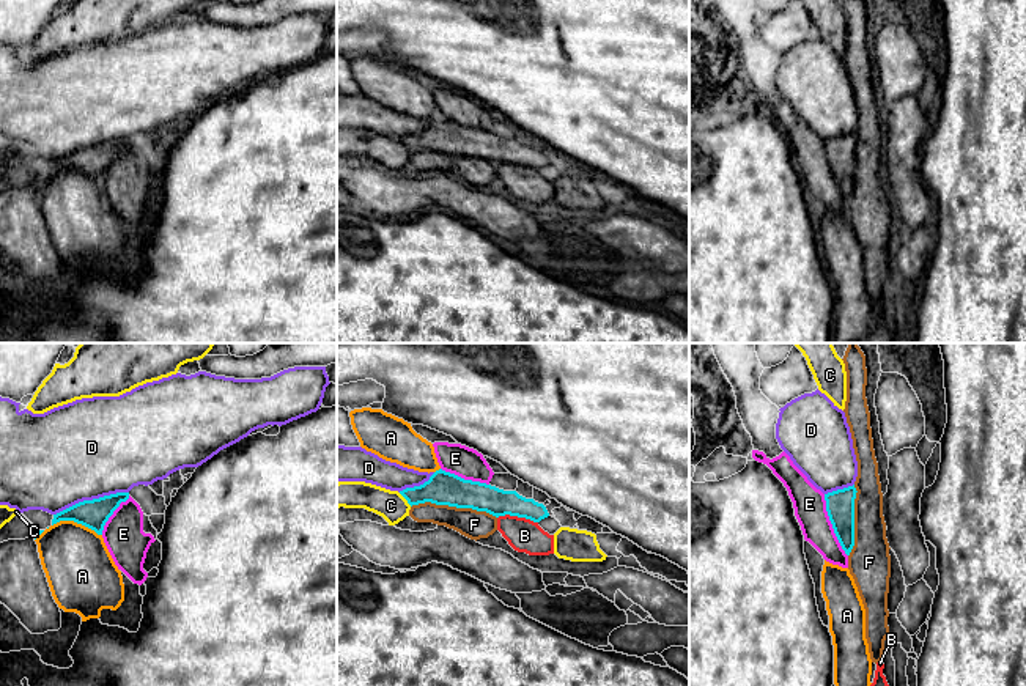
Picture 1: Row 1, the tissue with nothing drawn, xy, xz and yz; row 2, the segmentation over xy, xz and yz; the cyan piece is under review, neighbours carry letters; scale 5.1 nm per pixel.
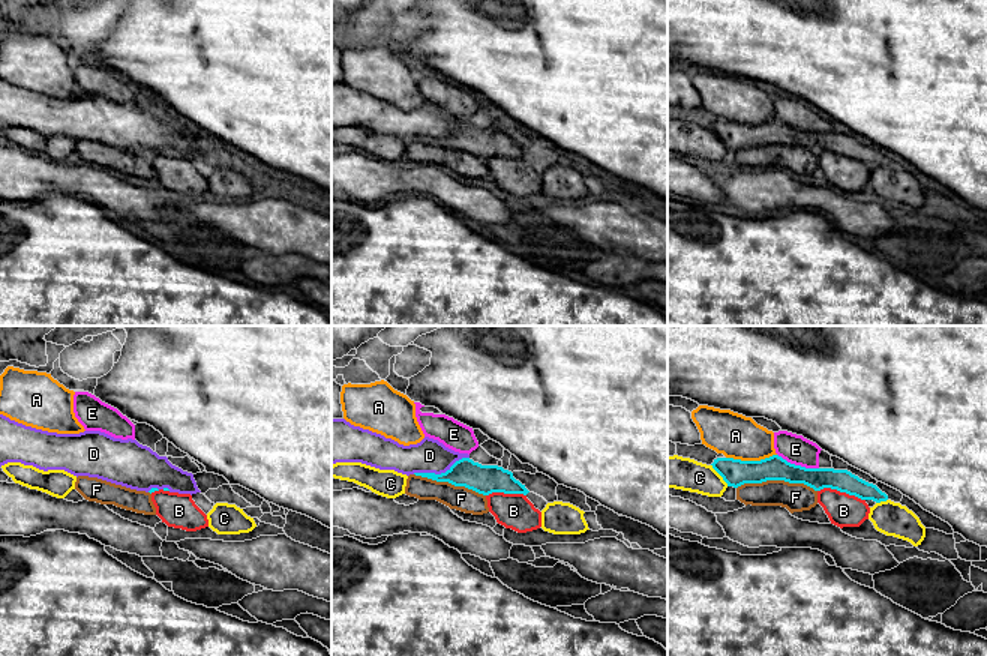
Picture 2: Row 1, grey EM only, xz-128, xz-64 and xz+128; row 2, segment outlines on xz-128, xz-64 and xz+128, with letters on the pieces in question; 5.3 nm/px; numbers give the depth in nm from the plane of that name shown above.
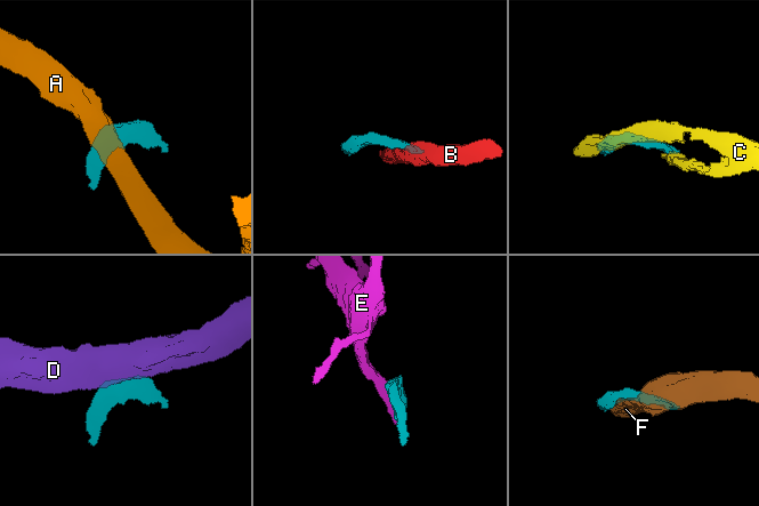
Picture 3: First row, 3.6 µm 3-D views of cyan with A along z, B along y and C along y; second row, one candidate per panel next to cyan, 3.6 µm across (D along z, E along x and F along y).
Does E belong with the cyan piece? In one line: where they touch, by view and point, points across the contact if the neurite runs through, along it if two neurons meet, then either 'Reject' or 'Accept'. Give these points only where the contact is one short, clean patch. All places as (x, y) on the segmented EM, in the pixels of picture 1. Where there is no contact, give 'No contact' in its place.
Touches cyan at yz (833, 526). Reject

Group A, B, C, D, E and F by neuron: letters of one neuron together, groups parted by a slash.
A / B C F / D / E

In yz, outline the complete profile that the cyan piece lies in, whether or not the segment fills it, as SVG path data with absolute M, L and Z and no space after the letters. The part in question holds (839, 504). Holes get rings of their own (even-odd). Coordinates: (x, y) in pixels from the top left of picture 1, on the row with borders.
M848 486L825 494L826 511L832 524L834 533L845 551L850 555L854 546L854 499L856 488Z

